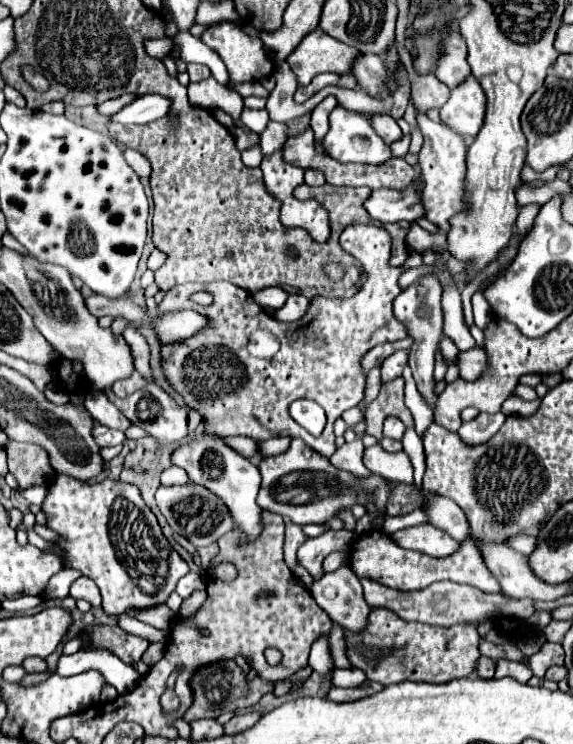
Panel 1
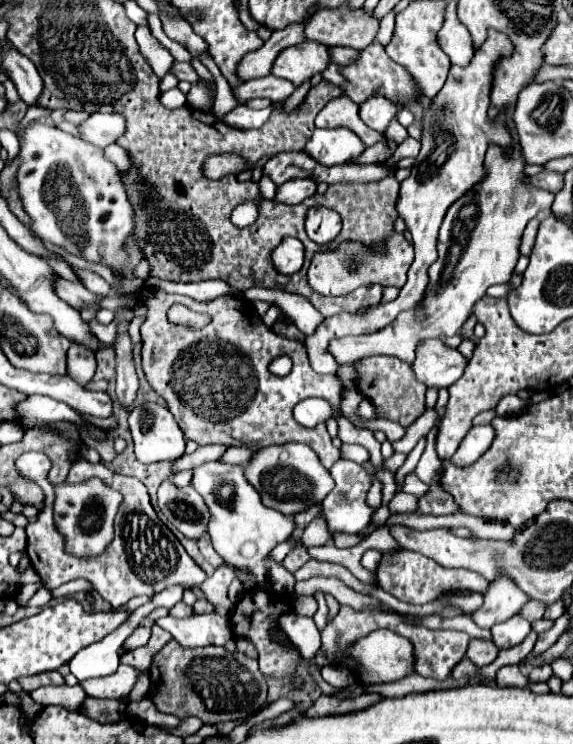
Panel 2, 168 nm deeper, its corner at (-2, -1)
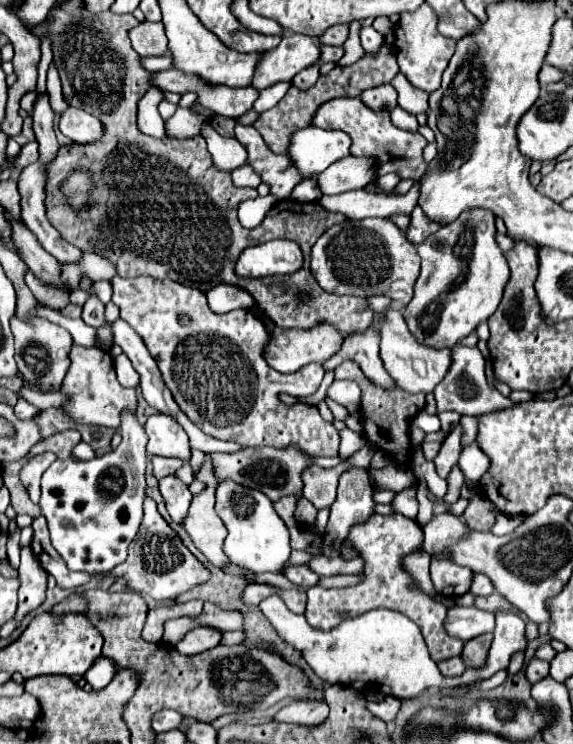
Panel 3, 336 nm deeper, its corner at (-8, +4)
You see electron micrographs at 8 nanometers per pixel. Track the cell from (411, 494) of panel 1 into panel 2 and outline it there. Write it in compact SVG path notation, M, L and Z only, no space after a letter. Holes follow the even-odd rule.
M434 484L434 486L430 486L430 492L420 498L420 510L418 512L440 516L440 514L456 514L462 510L440 484Z

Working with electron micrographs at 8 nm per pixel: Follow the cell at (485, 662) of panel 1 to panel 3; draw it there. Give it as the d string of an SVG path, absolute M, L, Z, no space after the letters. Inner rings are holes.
M462 657L446 659L446 661L442 661L438 667L440 667L440 671L442 671L444 675L448 675L448 677L456 677L456 675L462 675L462 673L466 671L466 665L464 665Z

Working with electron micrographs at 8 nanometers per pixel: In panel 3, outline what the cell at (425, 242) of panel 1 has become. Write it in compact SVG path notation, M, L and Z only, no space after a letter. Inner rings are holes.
M418 183L406 195L372 195L362 189L346 191L338 195L324 195L318 203L328 211L342 213L350 219L360 220L368 217L390 217L396 213L410 215L418 199Z

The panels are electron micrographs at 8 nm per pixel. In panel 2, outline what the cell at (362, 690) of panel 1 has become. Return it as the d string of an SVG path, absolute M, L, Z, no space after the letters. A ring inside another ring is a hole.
M364 692L358 698L350 698L350 700L338 700L334 696L320 696L306 712L304 716L310 718L320 718L320 716L338 716L338 714L350 714L350 712L358 712L368 708L370 704L376 704L378 700L382 700L380 694L376 692Z

